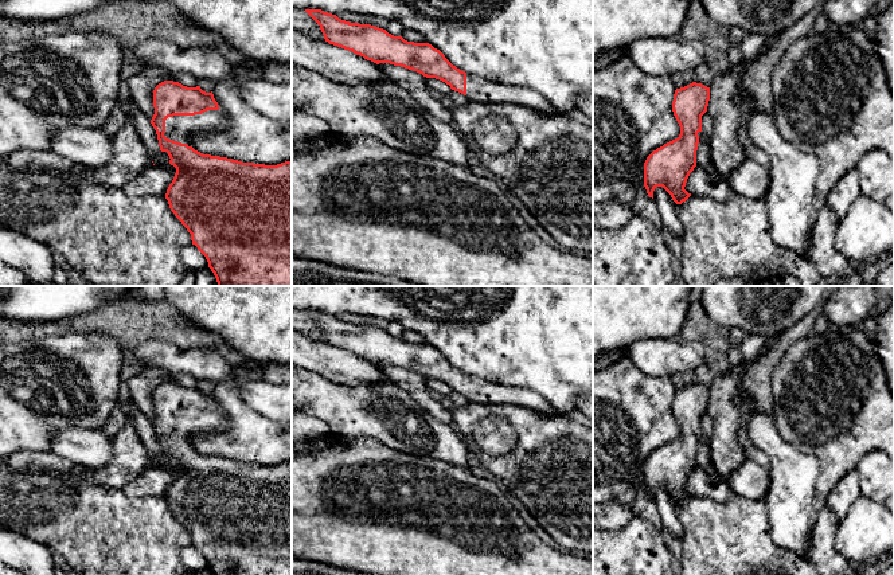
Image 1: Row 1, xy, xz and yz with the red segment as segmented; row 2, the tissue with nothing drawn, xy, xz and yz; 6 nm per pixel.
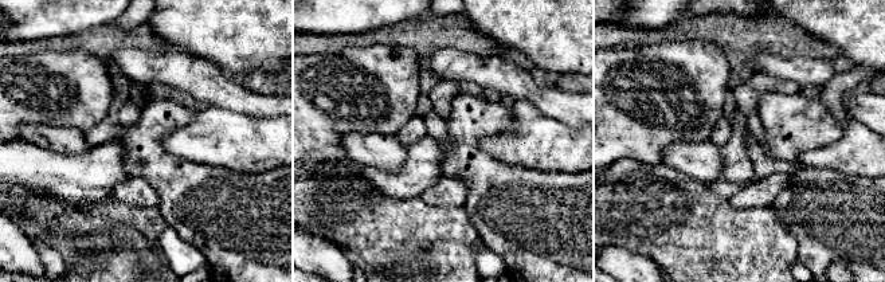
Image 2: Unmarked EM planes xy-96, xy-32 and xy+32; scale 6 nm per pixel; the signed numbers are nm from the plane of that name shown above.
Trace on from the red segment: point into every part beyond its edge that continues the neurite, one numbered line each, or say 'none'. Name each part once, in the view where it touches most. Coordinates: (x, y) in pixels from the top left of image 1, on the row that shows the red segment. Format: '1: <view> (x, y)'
1: xy (178, 128)

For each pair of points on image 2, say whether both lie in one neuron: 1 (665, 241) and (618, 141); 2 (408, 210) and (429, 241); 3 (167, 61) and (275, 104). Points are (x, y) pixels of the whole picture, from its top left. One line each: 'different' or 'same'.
1: different
2: same
3: same

